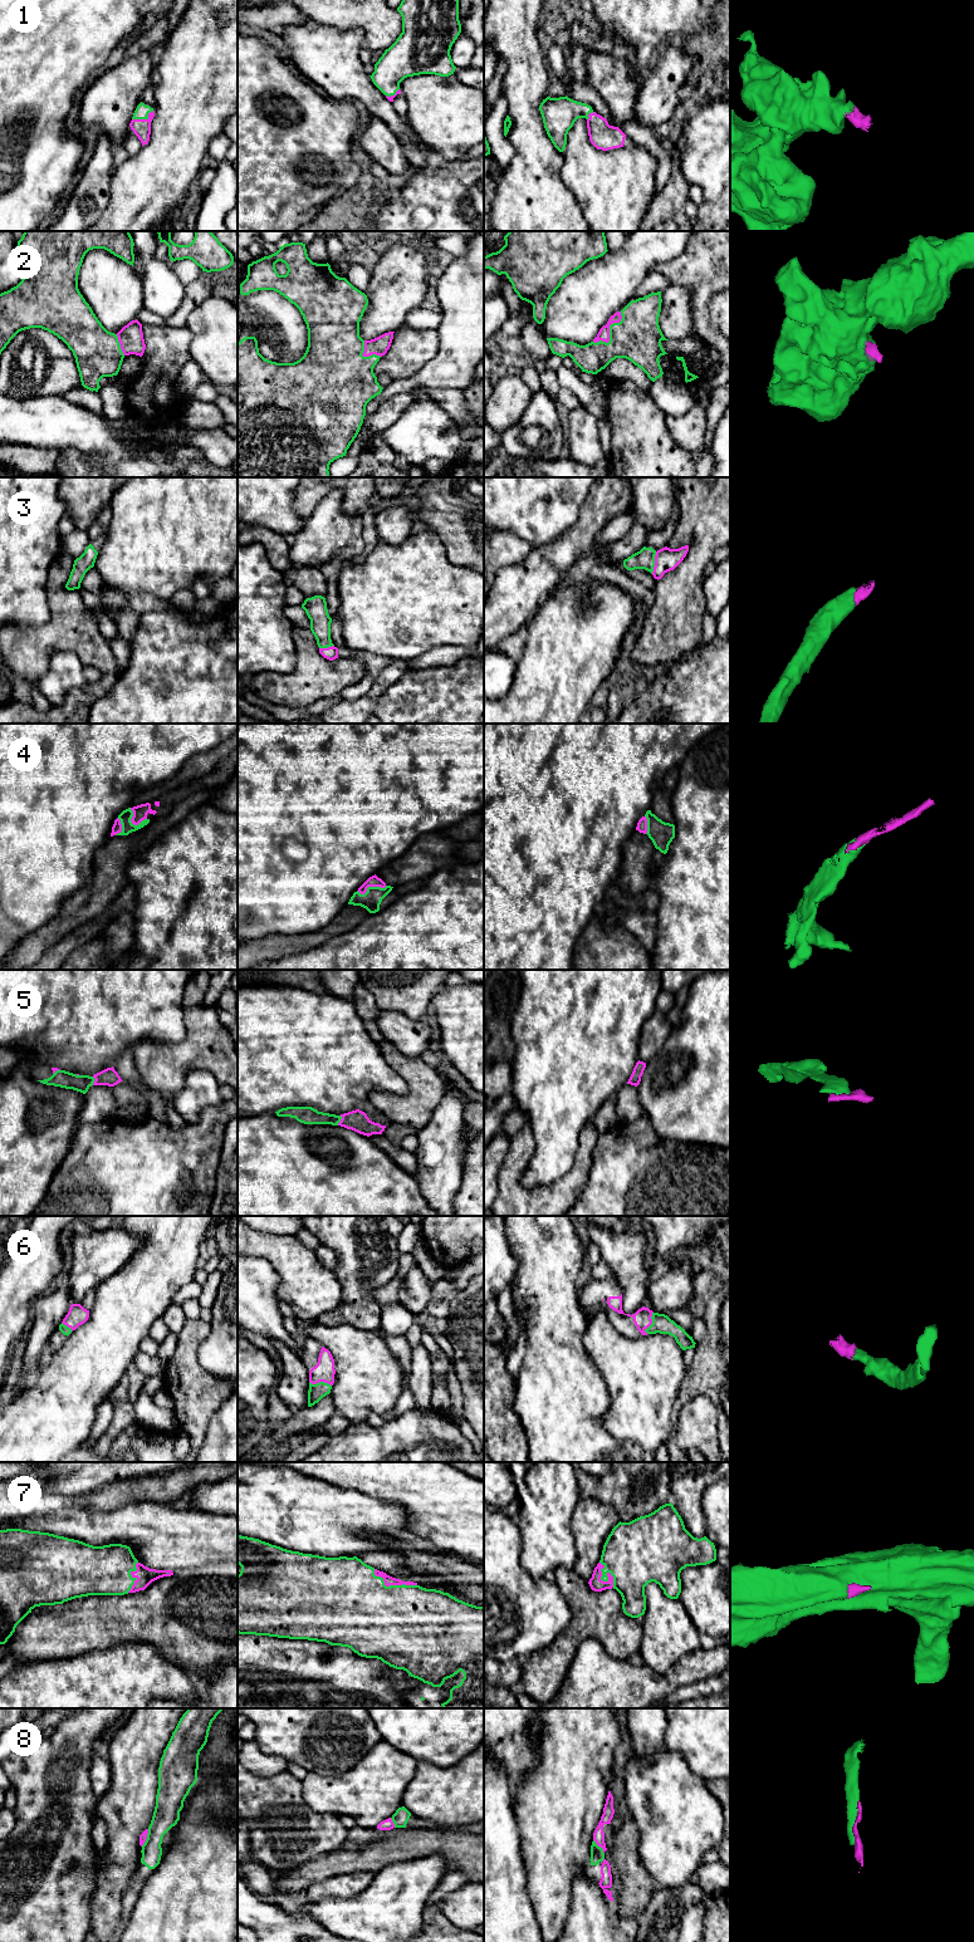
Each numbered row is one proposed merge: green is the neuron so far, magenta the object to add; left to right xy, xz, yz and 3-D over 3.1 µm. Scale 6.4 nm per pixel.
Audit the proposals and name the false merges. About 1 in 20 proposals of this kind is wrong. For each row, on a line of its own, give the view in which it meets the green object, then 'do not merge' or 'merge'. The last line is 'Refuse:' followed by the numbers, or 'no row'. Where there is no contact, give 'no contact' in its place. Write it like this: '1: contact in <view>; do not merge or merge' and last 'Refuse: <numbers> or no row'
1: contact in xy; merge
2: contact in yz; merge
3: contact in yz; merge
4: contact in xz; merge
5: contact in xz; merge
6: contact in yz; merge
7: contact in xz; merge
8: contact in yz; merge
Refuse: no row

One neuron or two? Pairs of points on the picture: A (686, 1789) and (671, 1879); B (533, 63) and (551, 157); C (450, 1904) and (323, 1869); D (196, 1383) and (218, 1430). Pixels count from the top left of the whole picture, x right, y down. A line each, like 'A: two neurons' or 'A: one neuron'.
A: one neuron
B: one neuron
C: two neurons
D: two neurons

